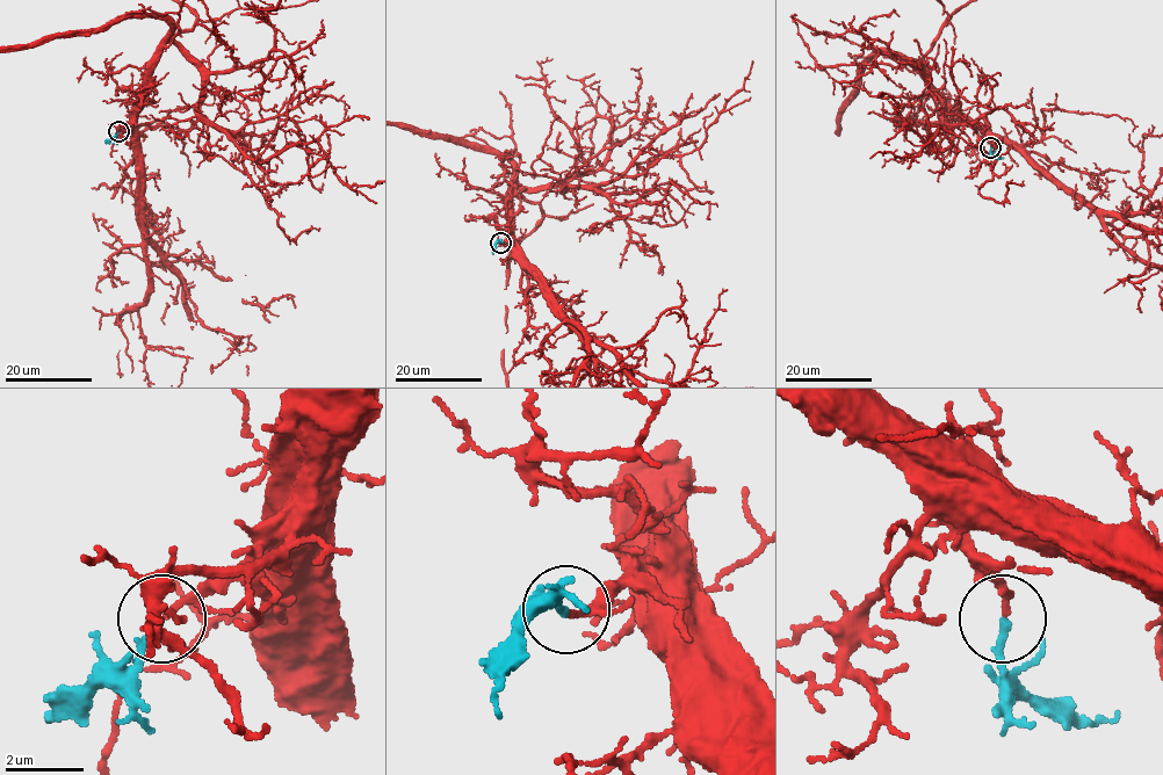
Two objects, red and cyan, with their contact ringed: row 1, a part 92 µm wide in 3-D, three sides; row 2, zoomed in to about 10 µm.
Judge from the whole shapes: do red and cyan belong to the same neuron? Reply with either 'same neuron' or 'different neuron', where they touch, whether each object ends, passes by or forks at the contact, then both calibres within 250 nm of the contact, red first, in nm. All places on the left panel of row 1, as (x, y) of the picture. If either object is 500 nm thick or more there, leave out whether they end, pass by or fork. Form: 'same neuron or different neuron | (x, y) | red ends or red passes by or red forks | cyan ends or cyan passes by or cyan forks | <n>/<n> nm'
same neuron | (118, 131) | red passes by | cyan ends | 120/200 nm

